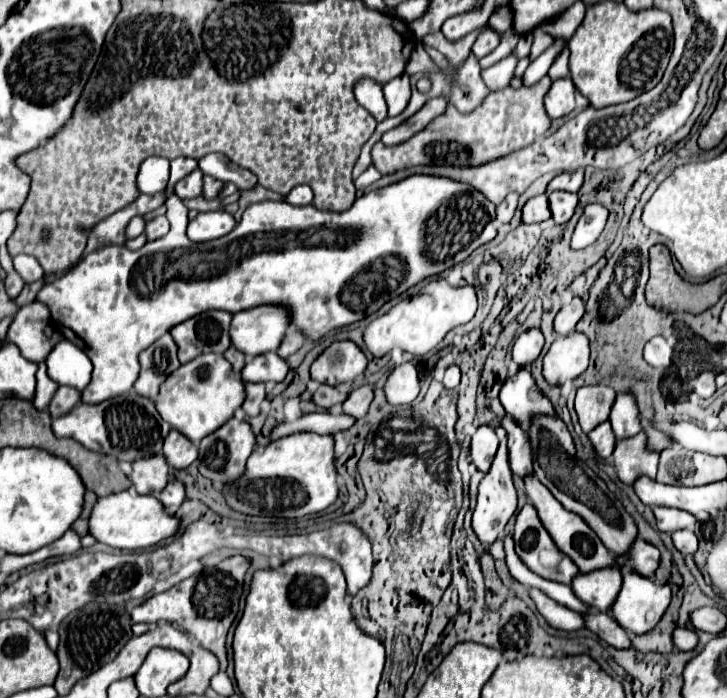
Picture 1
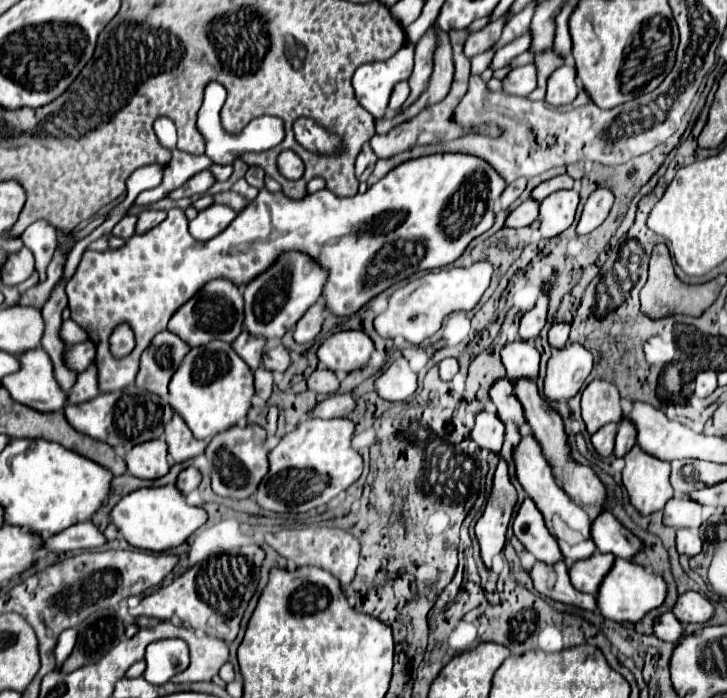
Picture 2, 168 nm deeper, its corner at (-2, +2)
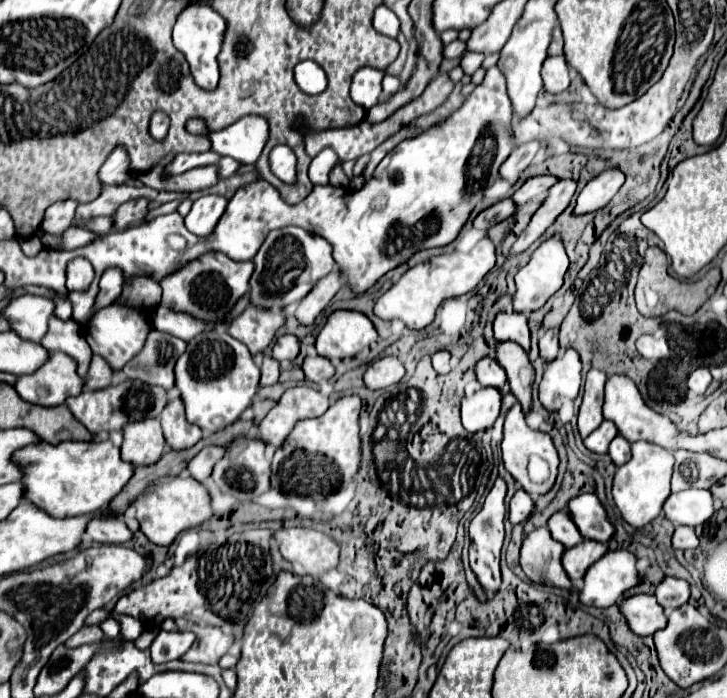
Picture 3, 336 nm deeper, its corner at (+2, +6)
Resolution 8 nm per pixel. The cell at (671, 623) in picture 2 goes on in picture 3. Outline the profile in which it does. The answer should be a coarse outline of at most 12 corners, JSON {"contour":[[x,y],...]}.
{"contour":[[635,594],[619,604],[637,636],[665,626],[665,610],[653,594]]}

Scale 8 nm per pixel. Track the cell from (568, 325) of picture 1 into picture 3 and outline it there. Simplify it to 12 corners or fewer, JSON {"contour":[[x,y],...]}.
{"contour":[[547,330],[539,338],[539,356],[555,360],[559,352],[557,336]]}

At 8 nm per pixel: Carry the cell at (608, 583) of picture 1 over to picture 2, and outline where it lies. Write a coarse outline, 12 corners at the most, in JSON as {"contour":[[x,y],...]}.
{"contour":[[601,554],[569,568],[579,592],[597,596],[615,556]]}

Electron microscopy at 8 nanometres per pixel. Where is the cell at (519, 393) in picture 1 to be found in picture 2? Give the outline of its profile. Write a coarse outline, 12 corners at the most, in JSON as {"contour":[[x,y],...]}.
{"contour":[[531,342],[501,350],[509,382],[539,376],[539,352]]}

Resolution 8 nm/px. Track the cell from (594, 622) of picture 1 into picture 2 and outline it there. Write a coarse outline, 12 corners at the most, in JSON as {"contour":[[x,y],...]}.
{"contour":[[535,562],[535,590],[555,602],[597,612],[595,596],[571,586],[565,562]]}

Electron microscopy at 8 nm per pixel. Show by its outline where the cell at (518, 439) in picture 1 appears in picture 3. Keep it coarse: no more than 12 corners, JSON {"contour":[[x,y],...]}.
{"contour":[[493,358],[475,364],[481,386],[501,388],[505,370]]}

